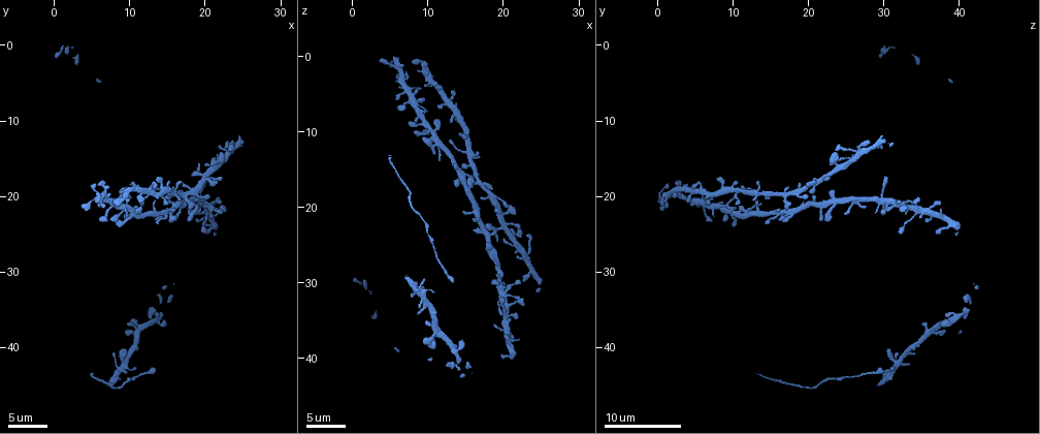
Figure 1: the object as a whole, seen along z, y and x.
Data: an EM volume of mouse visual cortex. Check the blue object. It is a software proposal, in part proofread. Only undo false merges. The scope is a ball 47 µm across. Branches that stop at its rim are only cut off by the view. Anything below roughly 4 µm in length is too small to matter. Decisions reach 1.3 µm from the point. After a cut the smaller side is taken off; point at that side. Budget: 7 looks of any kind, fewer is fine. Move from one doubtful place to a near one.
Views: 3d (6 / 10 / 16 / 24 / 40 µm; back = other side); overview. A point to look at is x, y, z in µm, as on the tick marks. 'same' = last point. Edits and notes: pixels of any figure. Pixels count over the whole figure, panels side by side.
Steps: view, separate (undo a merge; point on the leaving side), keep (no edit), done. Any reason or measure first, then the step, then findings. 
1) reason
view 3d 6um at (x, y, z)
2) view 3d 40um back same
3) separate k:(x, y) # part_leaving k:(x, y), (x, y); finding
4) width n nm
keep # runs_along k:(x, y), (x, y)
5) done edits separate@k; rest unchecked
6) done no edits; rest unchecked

thin arm on a thick one
view 3d 6um at (20.0, 22.0, 34.0)

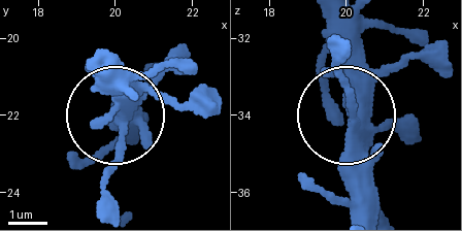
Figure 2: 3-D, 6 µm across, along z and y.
arms 5
keep # one cell here

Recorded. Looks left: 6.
three arms meet
view 3d 10um at (15.5, 22.0, 17.5)

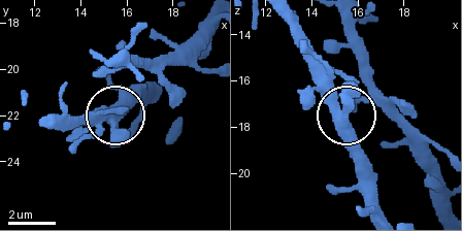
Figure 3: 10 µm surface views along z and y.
view 3d 10um back at (15.3, 22.3, 17.8)

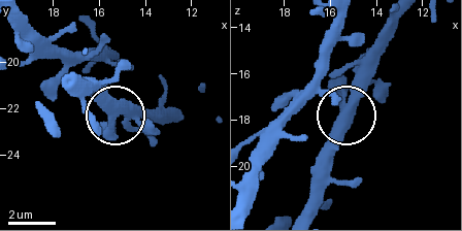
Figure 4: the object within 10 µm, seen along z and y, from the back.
width 400 nm
keep # runs_along 4:(348, 96), (332, 157); one cell here

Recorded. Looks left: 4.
small branch off a trunk
view 3d 10um at (19.5, 17.0, 23.0)

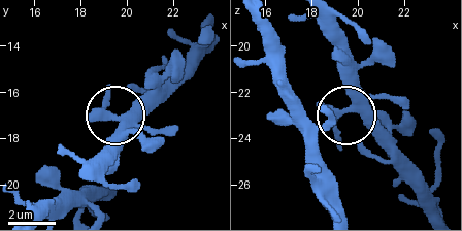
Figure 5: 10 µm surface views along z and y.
view 3d 10um back at (19.8, 17.0, 22.7)

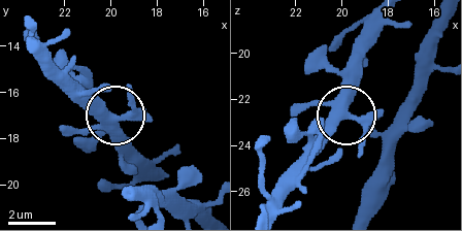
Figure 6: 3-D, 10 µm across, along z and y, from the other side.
width 370 nm
keep # runs_along 6:(387, 17), (365, 58), (349, 111), (363, 135), (359, 151); all the same cell

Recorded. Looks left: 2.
looks like a crossing
view 3d 16um at (7.5, 20.0, 4.5)

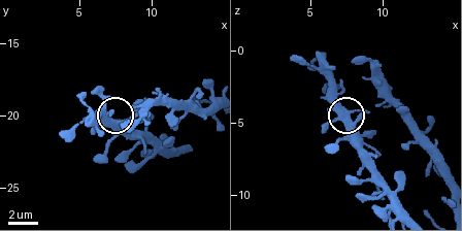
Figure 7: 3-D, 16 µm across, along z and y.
width 330 nm
keep # one cell here

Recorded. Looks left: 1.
done no edits; rest unchecked

